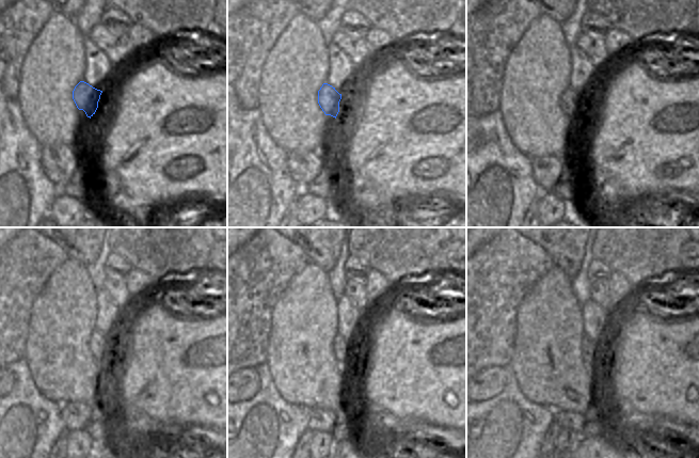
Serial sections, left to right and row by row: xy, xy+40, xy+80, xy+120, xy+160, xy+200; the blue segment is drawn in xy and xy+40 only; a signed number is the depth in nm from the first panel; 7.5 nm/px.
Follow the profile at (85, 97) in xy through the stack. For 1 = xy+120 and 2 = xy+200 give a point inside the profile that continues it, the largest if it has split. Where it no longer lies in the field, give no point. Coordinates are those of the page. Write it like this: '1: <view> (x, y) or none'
1: xy+120 (100, 347)
2: xy+200 (589, 348)

